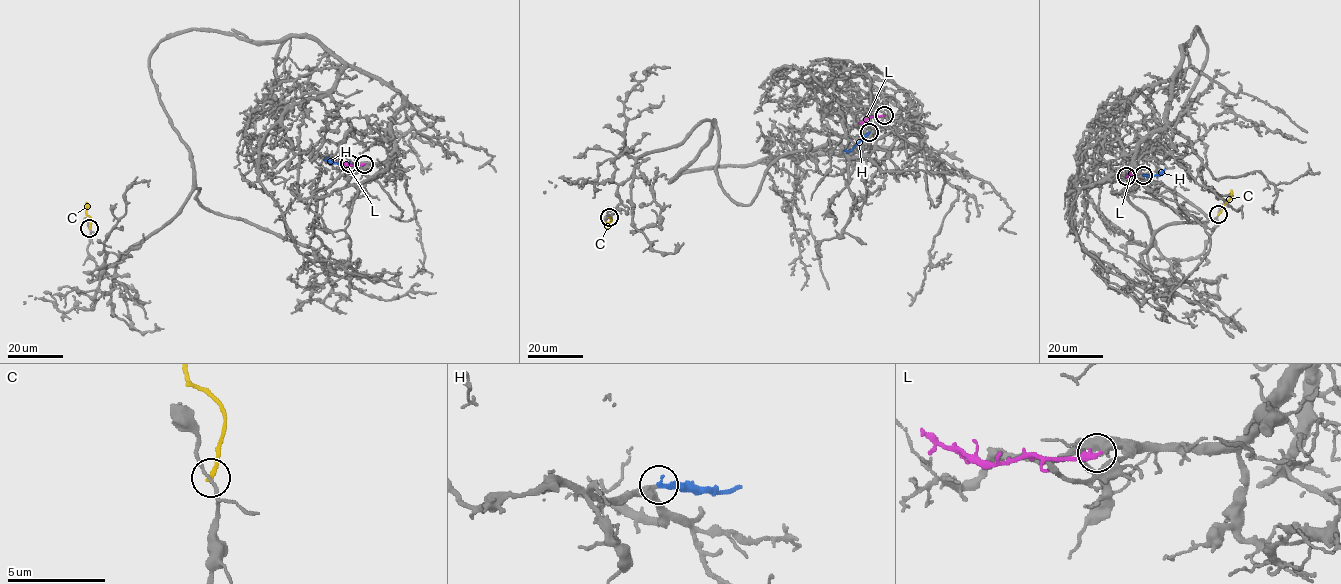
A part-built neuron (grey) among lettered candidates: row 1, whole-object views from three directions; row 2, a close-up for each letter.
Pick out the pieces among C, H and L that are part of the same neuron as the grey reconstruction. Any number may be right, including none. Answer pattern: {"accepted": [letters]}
{"accepted": ["H", "L"]}

